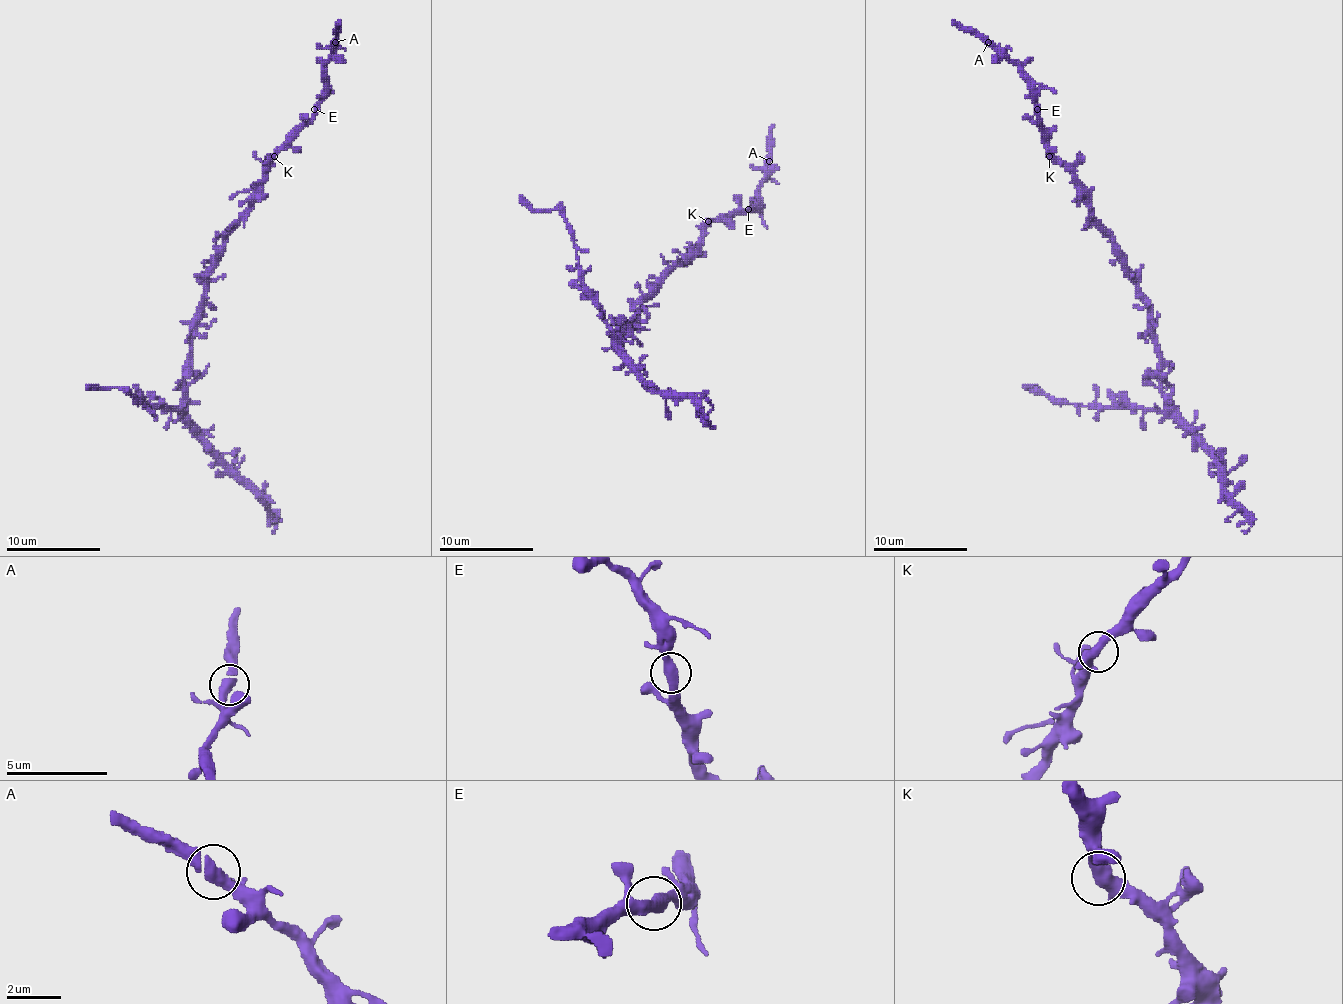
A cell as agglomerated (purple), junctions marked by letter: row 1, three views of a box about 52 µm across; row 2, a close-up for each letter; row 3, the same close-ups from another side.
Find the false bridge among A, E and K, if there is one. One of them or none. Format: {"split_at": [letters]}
{"split_at": []}

